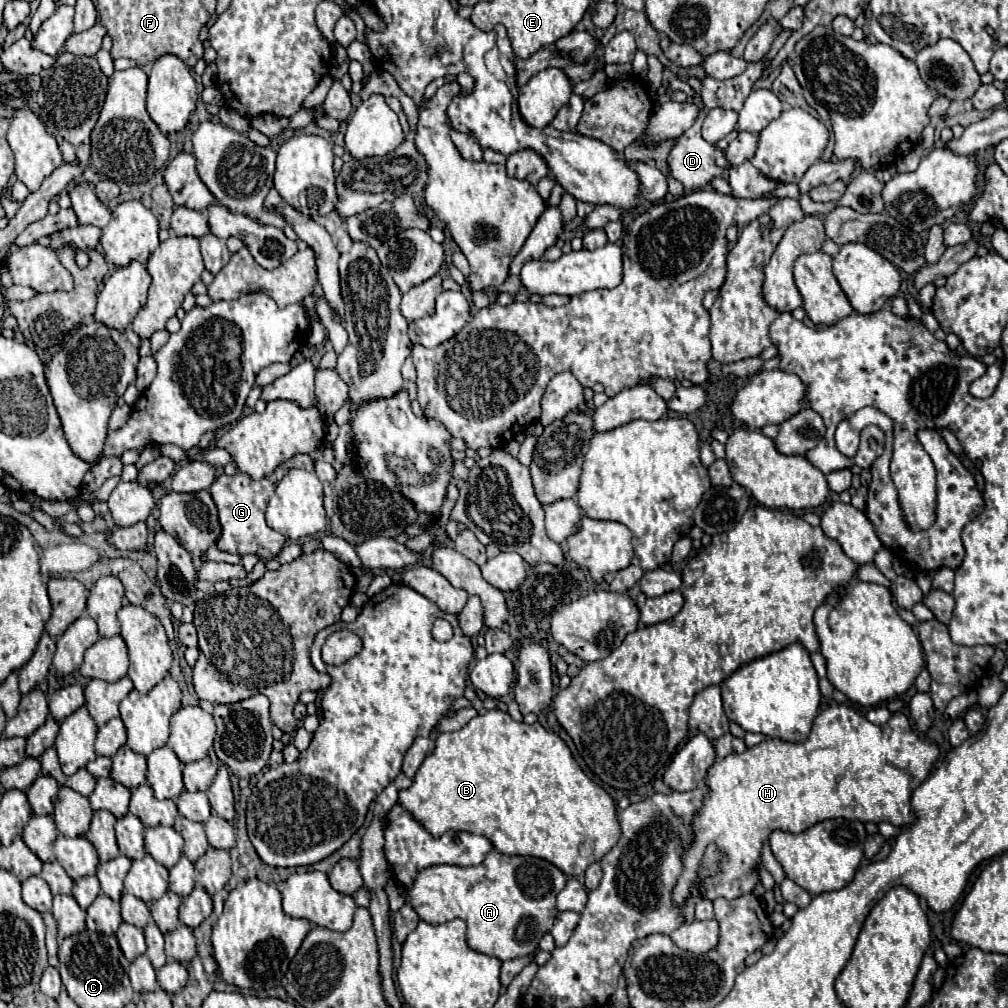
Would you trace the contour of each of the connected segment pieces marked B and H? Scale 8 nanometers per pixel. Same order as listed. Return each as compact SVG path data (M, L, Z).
M500 710L480 714L456 732L440 734L434 754L418 768L414 784L400 792L400 804L436 838L446 830L468 830L486 836L502 854L548 860L566 876L582 876L592 864L592 856L598 862L620 838L612 796L584 774L566 742L558 734L544 730L540 722L528 726Z
M842 704L828 706L816 716L812 732L806 738L806 742L796 744L770 738L756 744L754 748L748 748L744 754L730 754L728 758L716 762L708 770L706 782L710 786L710 792L704 800L700 814L694 818L692 824L698 840L686 852L684 872L680 874L678 884L674 888L674 902L682 904L694 894L692 886L698 874L698 866L710 842L716 842L722 854L726 854L726 858L720 864L720 874L704 878L700 882L700 888L704 890L704 896L710 900L716 900L720 896L726 900L734 900L738 896L748 894L758 884L758 874L752 866L760 862L762 844L772 830L804 832L810 826L828 818L848 818L874 824L890 822L894 826L910 826L916 820L910 806L912 792L930 776L938 754L940 750L928 738L914 730L908 716L896 712L886 724L878 726L868 722L866 716L862 716L860 712Z

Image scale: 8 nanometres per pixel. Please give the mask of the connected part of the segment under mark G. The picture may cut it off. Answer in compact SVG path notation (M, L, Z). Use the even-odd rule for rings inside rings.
M222 474L220 478L214 480L214 484L210 486L210 496L216 502L218 508L218 520L222 524L222 532L216 540L216 548L222 552L230 552L230 554L256 554L262 560L274 558L278 556L278 552L282 550L286 538L268 528L266 520L264 520L264 512L266 512L266 504L270 498L270 490L274 486L270 484L268 478L260 478L260 480L252 480L248 474L234 474L234 476L226 476Z

